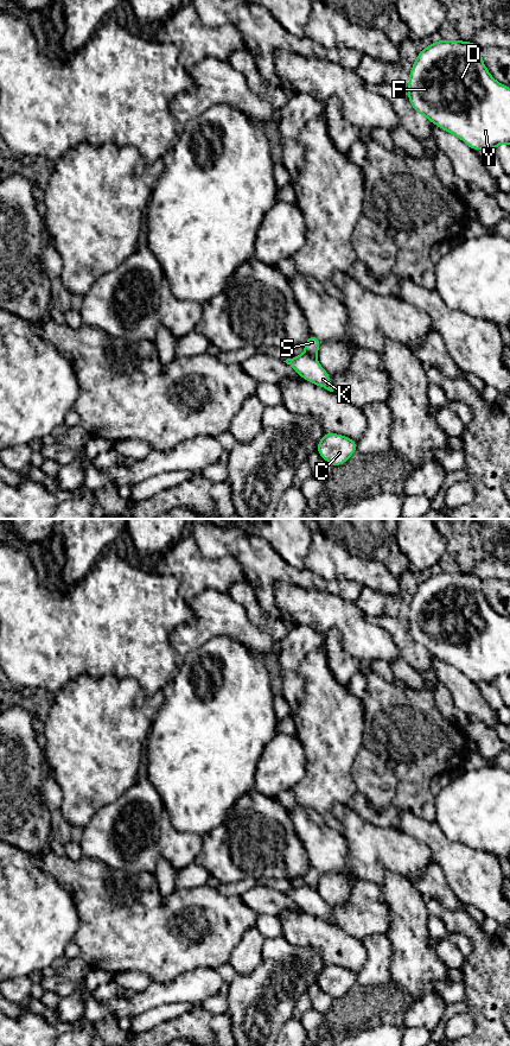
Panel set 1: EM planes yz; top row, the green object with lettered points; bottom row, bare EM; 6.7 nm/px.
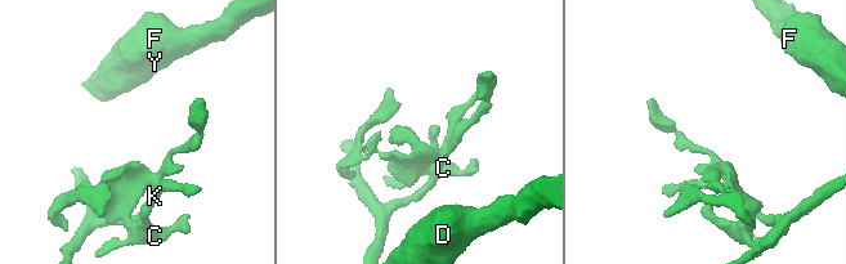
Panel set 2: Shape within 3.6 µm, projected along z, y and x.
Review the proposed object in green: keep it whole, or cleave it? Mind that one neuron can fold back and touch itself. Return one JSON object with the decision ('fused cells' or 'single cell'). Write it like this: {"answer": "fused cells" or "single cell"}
{"answer": "fused cells"}

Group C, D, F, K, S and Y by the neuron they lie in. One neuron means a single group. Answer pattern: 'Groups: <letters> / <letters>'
Groups: C S / D F K Y

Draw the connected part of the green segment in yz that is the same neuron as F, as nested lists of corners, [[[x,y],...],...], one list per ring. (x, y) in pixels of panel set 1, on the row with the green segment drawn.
[[[433,42],[421,50],[412,66],[408,81],[408,99],[419,115],[455,135],[476,152],[493,152],[501,144],[510,145],[510,88],[496,81],[482,59],[482,47],[473,42]]]

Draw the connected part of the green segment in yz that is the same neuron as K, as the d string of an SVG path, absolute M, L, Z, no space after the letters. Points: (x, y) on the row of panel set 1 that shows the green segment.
M305 353L299 356L287 359L283 362L289 364L304 380L333 392L330 374L320 366L315 355Z

